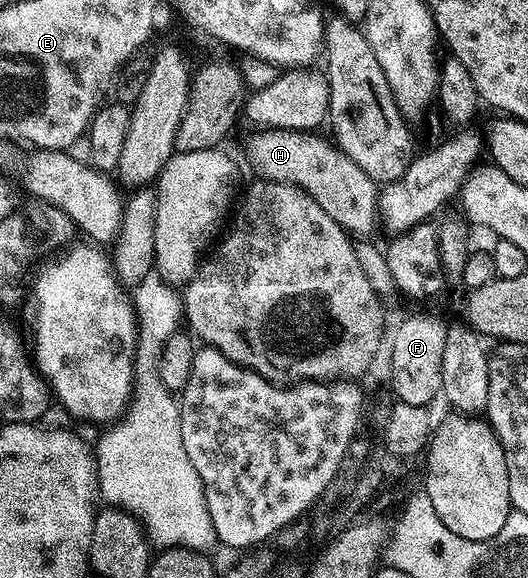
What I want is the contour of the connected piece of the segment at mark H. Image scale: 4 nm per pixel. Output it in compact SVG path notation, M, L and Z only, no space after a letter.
M261 128L249 138L249 143L245 146L245 154L249 157L249 162L253 165L254 175L260 176L266 182L286 182L292 186L303 188L339 224L346 232L353 236L369 236L373 230L373 225L378 225L377 217L377 196L379 193L378 183L373 181L351 156L347 156L328 137L320 138L320 133L311 130L275 130L272 128Z

